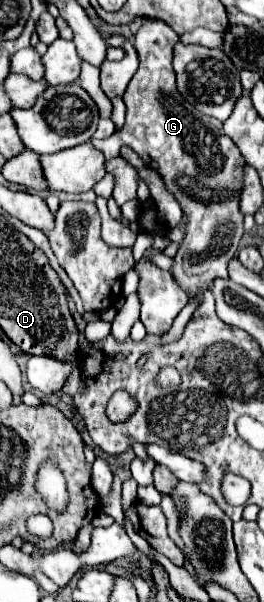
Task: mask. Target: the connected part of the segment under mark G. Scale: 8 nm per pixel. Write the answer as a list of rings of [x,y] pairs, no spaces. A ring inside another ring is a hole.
[[[149,17],[143,19],[143,25],[139,27],[133,41],[139,58],[139,69],[133,75],[131,83],[127,85],[123,97],[127,105],[127,121],[109,139],[91,141],[91,143],[99,151],[103,151],[106,160],[119,156],[122,146],[131,147],[147,167],[157,169],[167,191],[175,195],[175,199],[183,209],[183,215],[187,217],[187,227],[185,227],[185,237],[177,249],[177,255],[173,257],[171,275],[175,283],[189,297],[197,297],[209,285],[209,281],[213,281],[215,277],[227,277],[225,263],[229,263],[229,259],[233,259],[239,249],[239,241],[243,235],[243,213],[239,211],[239,195],[243,187],[243,169],[247,161],[243,159],[239,147],[223,133],[221,121],[197,111],[177,91],[175,71],[172,67],[173,48],[177,41],[179,35],[167,23]]]

